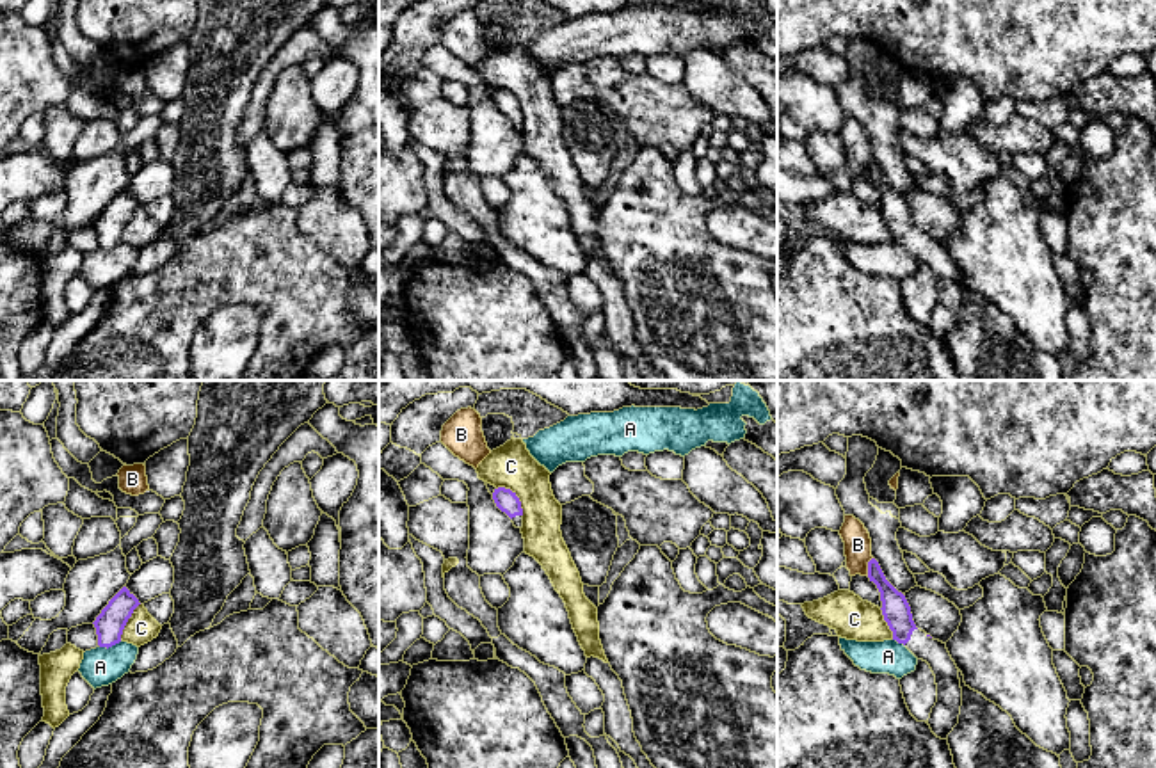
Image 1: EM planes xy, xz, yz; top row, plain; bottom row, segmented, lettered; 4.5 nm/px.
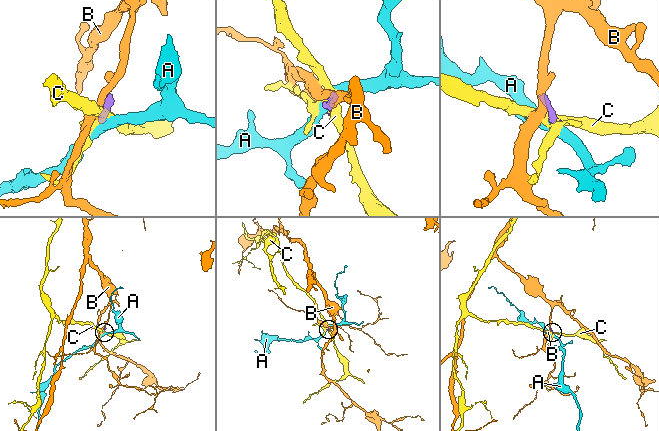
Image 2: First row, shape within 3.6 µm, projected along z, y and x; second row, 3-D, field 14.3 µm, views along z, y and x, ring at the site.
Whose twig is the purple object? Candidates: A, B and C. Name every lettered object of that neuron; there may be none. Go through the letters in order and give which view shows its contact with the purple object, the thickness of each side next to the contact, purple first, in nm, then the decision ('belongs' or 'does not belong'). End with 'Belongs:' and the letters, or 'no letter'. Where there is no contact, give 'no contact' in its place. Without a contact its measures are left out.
A: contact in xy; calibres 130 and 180 nm; does not belong
B: contact in yz; calibres 130 and 130 nm; does not belong
C: contact in xz; calibres 100 and 200 nm; does not belong
Belongs: no letter

